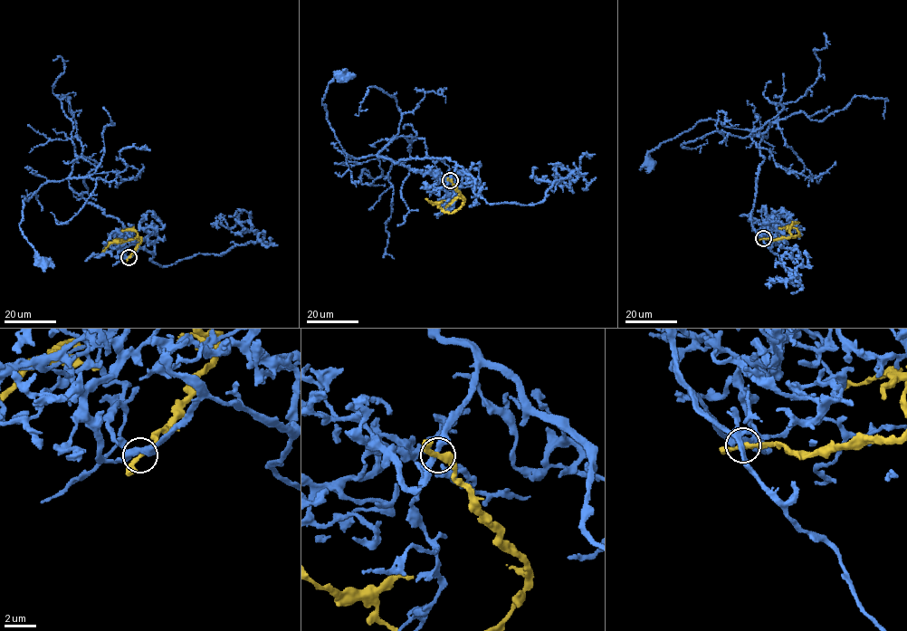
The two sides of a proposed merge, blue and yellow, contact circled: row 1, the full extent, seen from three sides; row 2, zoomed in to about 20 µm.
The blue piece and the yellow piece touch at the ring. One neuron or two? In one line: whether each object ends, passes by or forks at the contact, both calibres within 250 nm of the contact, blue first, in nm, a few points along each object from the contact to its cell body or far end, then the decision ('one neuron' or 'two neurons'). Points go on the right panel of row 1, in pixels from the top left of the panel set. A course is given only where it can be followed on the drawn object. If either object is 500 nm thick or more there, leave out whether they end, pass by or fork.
blue forks there; yellow passes by; 280 nm thick on the blue side, 300 nm on the other; blue runs (763, 238), (753, 228), (750, 214), (764, 160), (759, 128), (700, 120), (651, 149), (648, 162); yellow runs (763, 238), (799, 235), (794, 227), (778, 228); two neurons

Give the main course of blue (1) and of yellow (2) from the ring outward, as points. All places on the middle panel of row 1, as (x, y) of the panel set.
1: (449, 180), (455, 163), (445, 157), (396, 163), (343, 149), (322, 98), (342, 74)
2: (449, 180), (464, 199), (460, 208), (445, 212), (425, 198)

